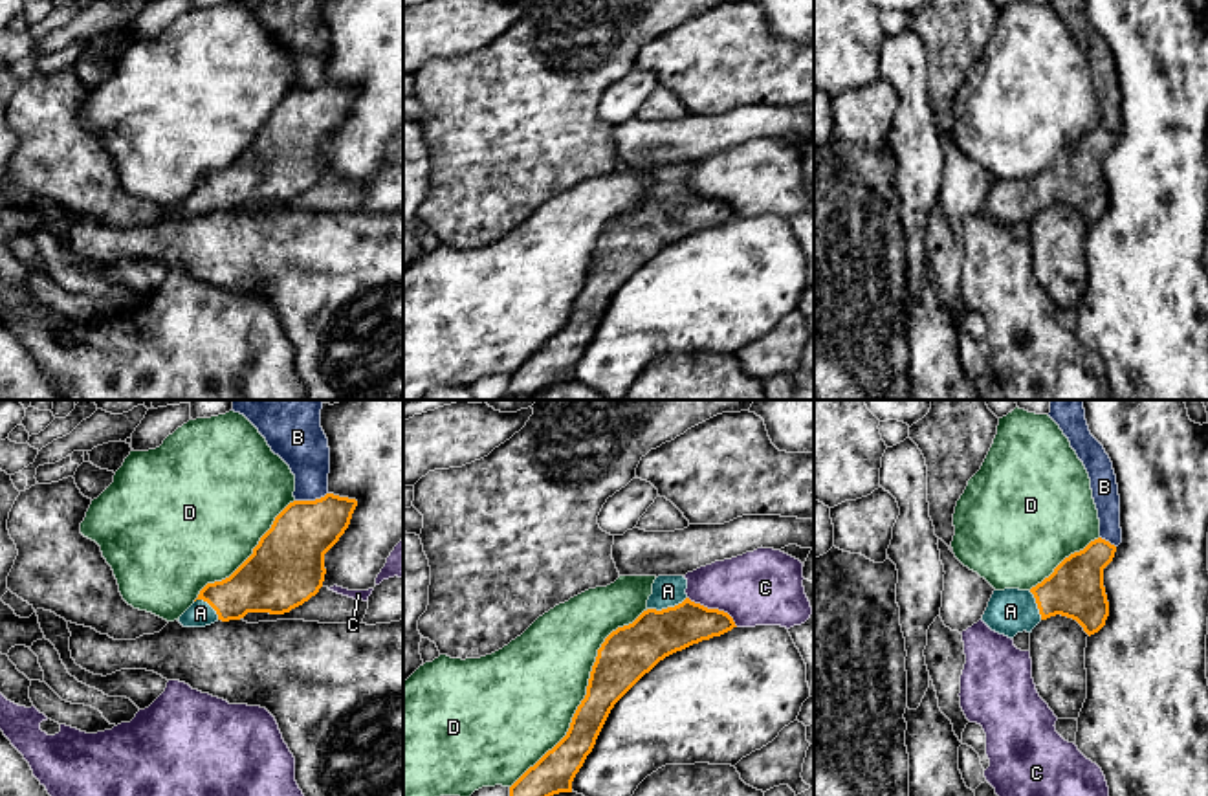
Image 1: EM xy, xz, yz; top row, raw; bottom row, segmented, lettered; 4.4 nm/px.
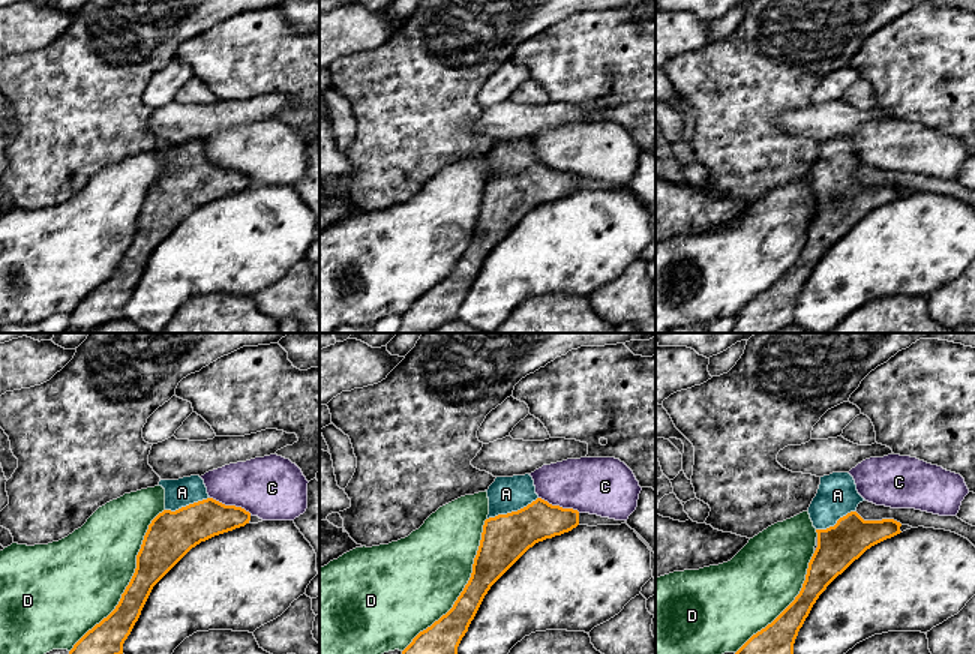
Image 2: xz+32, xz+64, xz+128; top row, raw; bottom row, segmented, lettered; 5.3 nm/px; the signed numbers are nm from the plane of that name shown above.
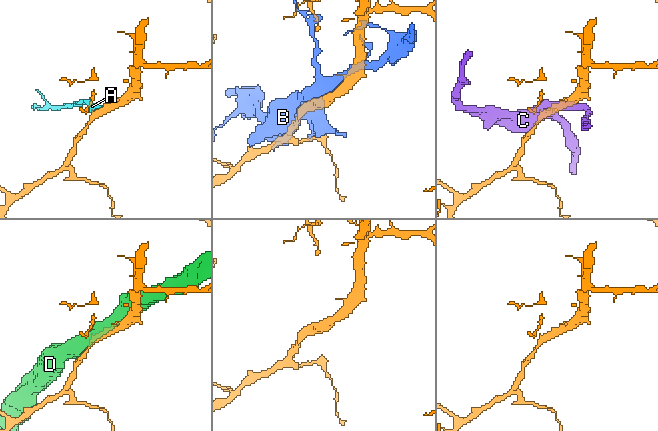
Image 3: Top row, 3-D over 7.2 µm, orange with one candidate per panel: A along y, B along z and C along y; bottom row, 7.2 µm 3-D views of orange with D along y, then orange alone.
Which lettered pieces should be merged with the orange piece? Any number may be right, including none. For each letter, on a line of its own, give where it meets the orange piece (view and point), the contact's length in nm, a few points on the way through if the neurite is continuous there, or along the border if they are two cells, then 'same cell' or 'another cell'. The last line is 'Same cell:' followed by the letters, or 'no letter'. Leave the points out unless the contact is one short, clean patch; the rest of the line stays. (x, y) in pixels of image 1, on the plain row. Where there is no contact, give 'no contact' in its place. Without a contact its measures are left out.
A: contact xz (668, 197); length 190 nm; way xz (631, 241), (668, 197), (668, 180); same cell
B: contact xy (310, 90); length 150 nm; another cell
C: contact xz (713, 198); length 260 nm; another cell
D: contact xz (587, 283); length 1000 nm; another cell
Same cell: A

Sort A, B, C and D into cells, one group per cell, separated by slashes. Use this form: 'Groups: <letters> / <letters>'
Groups: A / B / C / D

